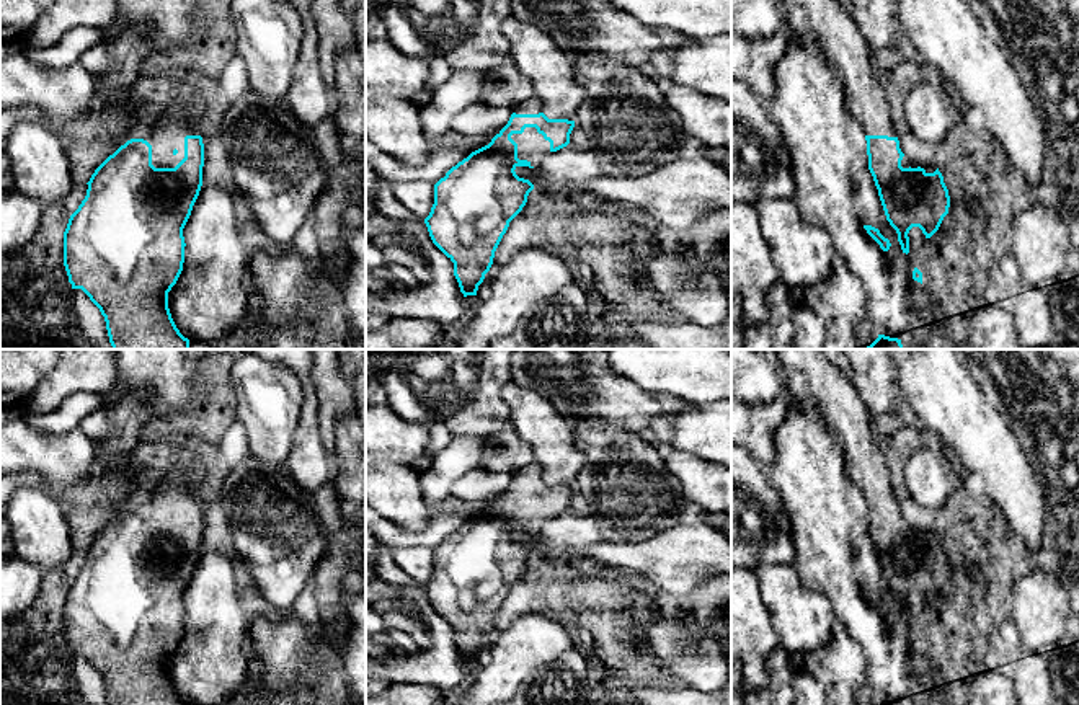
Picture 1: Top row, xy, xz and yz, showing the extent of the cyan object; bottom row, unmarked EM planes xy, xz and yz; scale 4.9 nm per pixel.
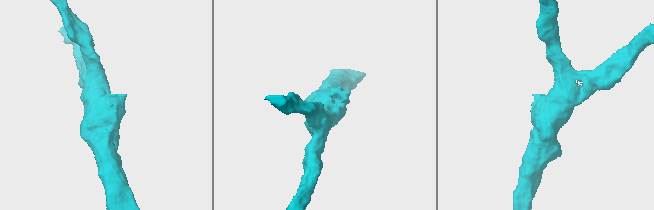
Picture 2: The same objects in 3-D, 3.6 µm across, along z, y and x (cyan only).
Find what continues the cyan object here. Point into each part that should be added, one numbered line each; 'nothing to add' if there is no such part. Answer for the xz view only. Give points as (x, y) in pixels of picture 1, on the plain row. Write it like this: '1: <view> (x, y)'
1: xz (531, 511)

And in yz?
1: yz (807, 376)

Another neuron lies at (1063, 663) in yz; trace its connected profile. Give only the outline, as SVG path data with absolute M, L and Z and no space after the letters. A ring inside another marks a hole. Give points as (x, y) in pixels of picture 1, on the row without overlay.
M1079 638L1061 640L1048 656L1051 690L1061 705L1079 705Z

